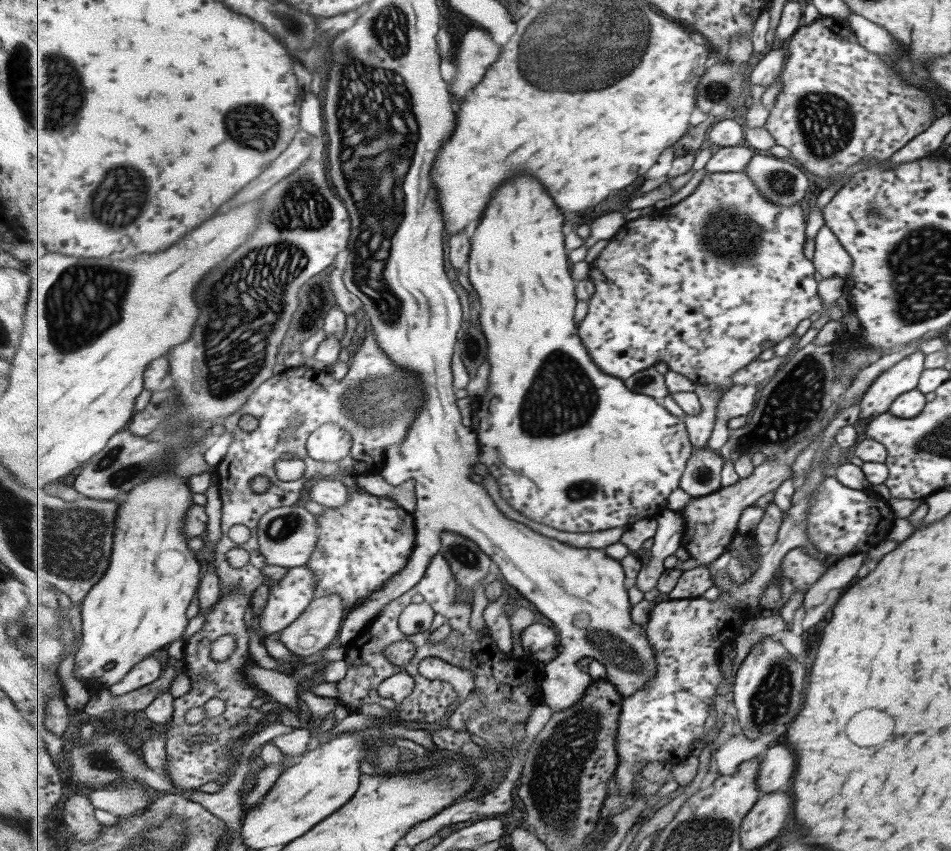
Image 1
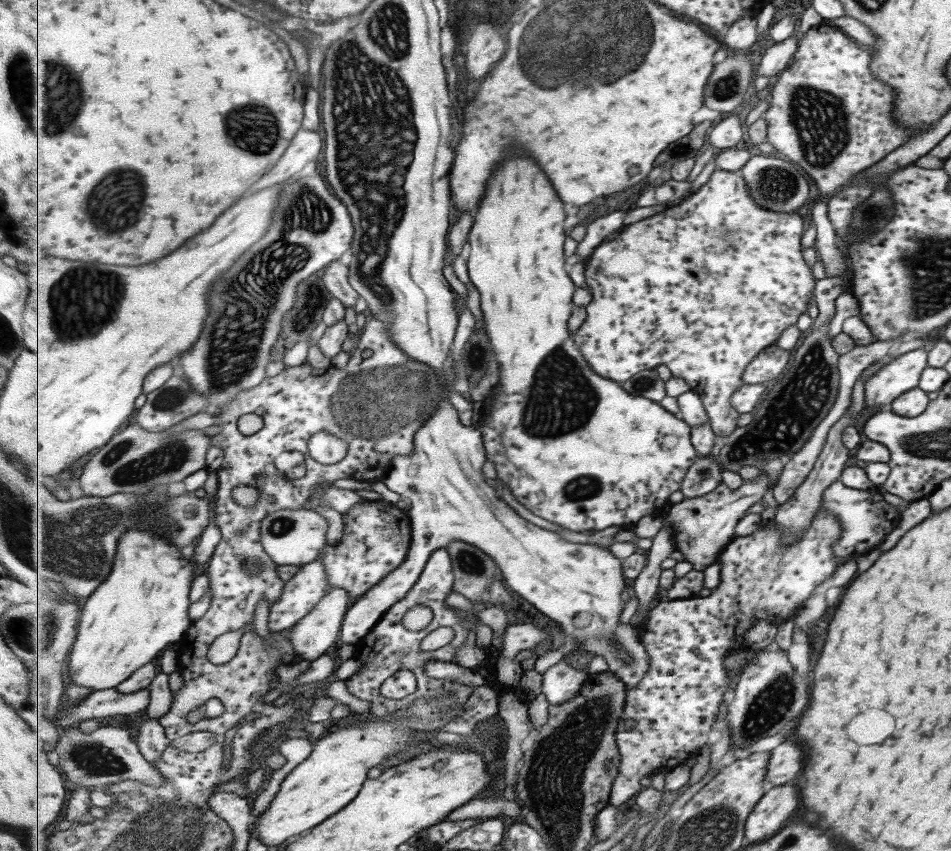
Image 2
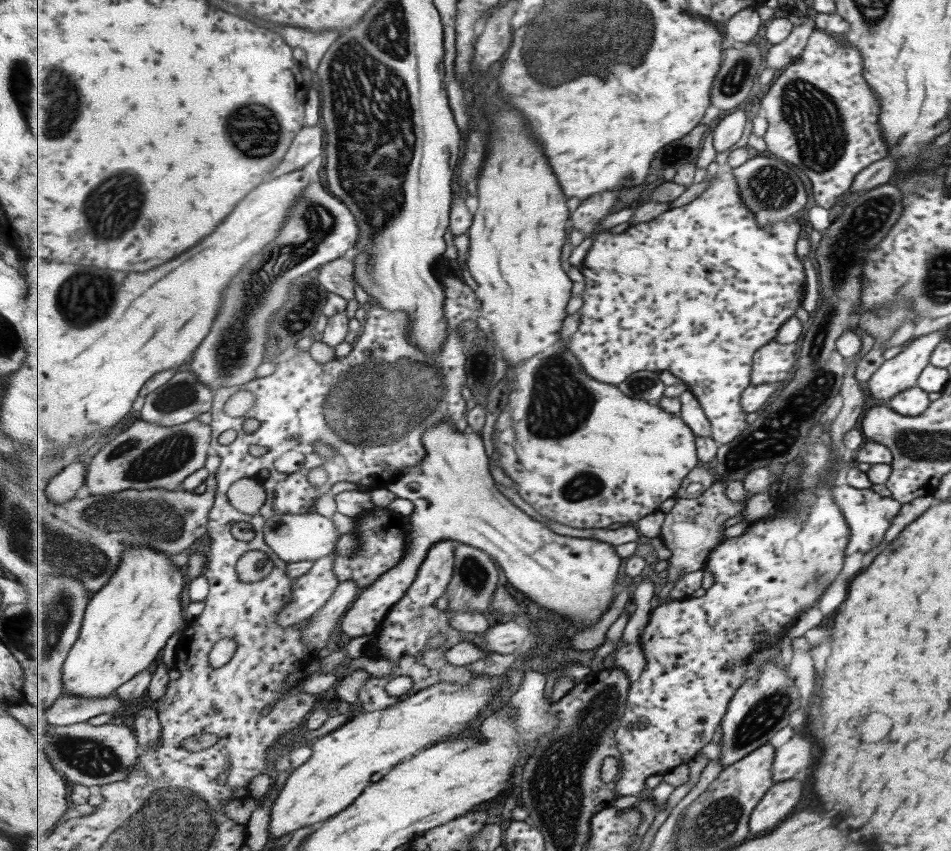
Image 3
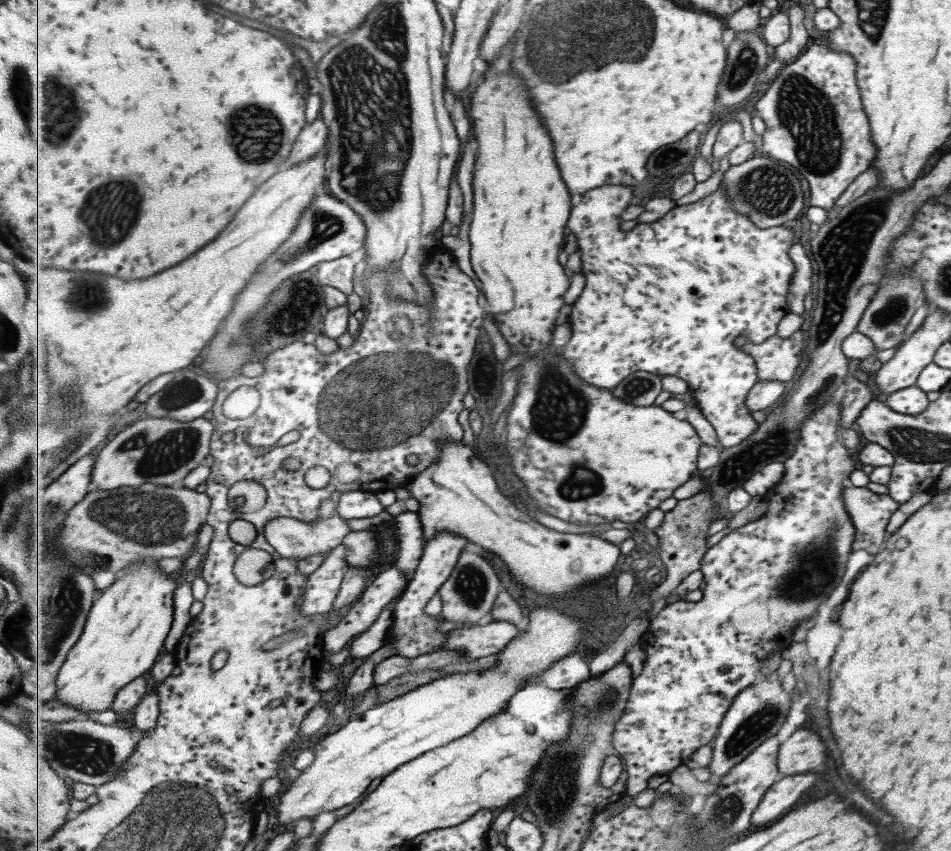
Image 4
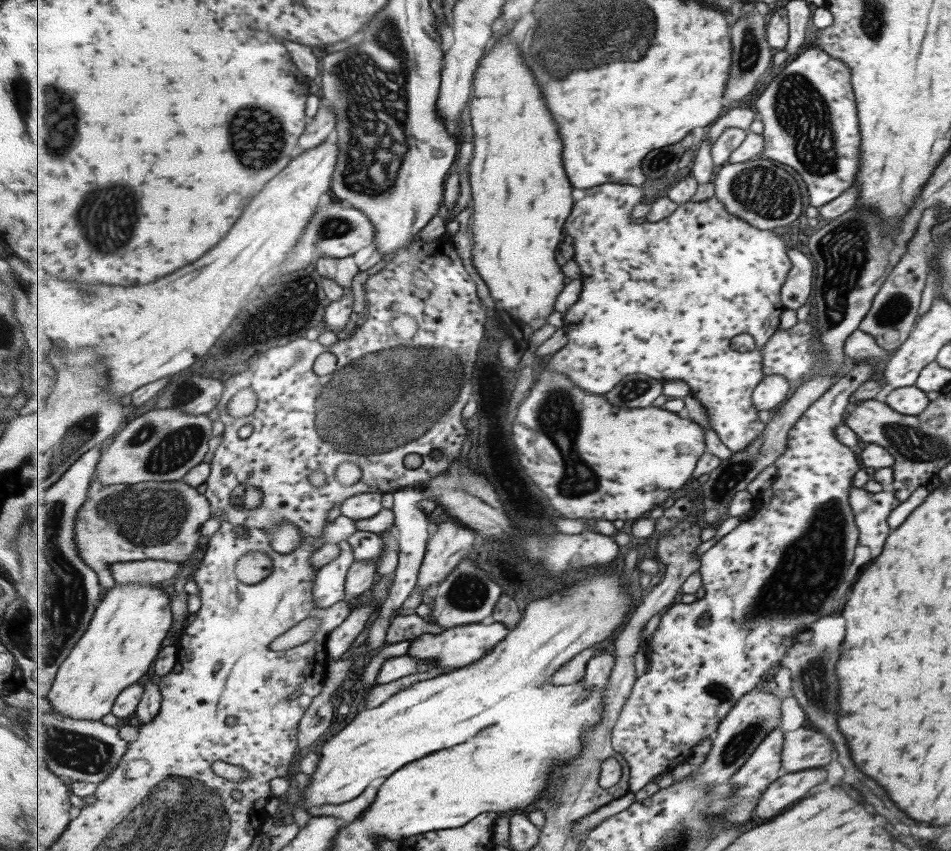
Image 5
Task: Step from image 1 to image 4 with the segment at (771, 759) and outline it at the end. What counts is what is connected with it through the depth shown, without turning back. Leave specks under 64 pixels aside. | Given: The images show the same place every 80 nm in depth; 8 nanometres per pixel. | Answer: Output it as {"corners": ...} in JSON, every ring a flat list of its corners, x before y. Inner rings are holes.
{"corners":[[796,730,780,745,778,765,781,777,813,770,825,762,825,746,817,734]]}

